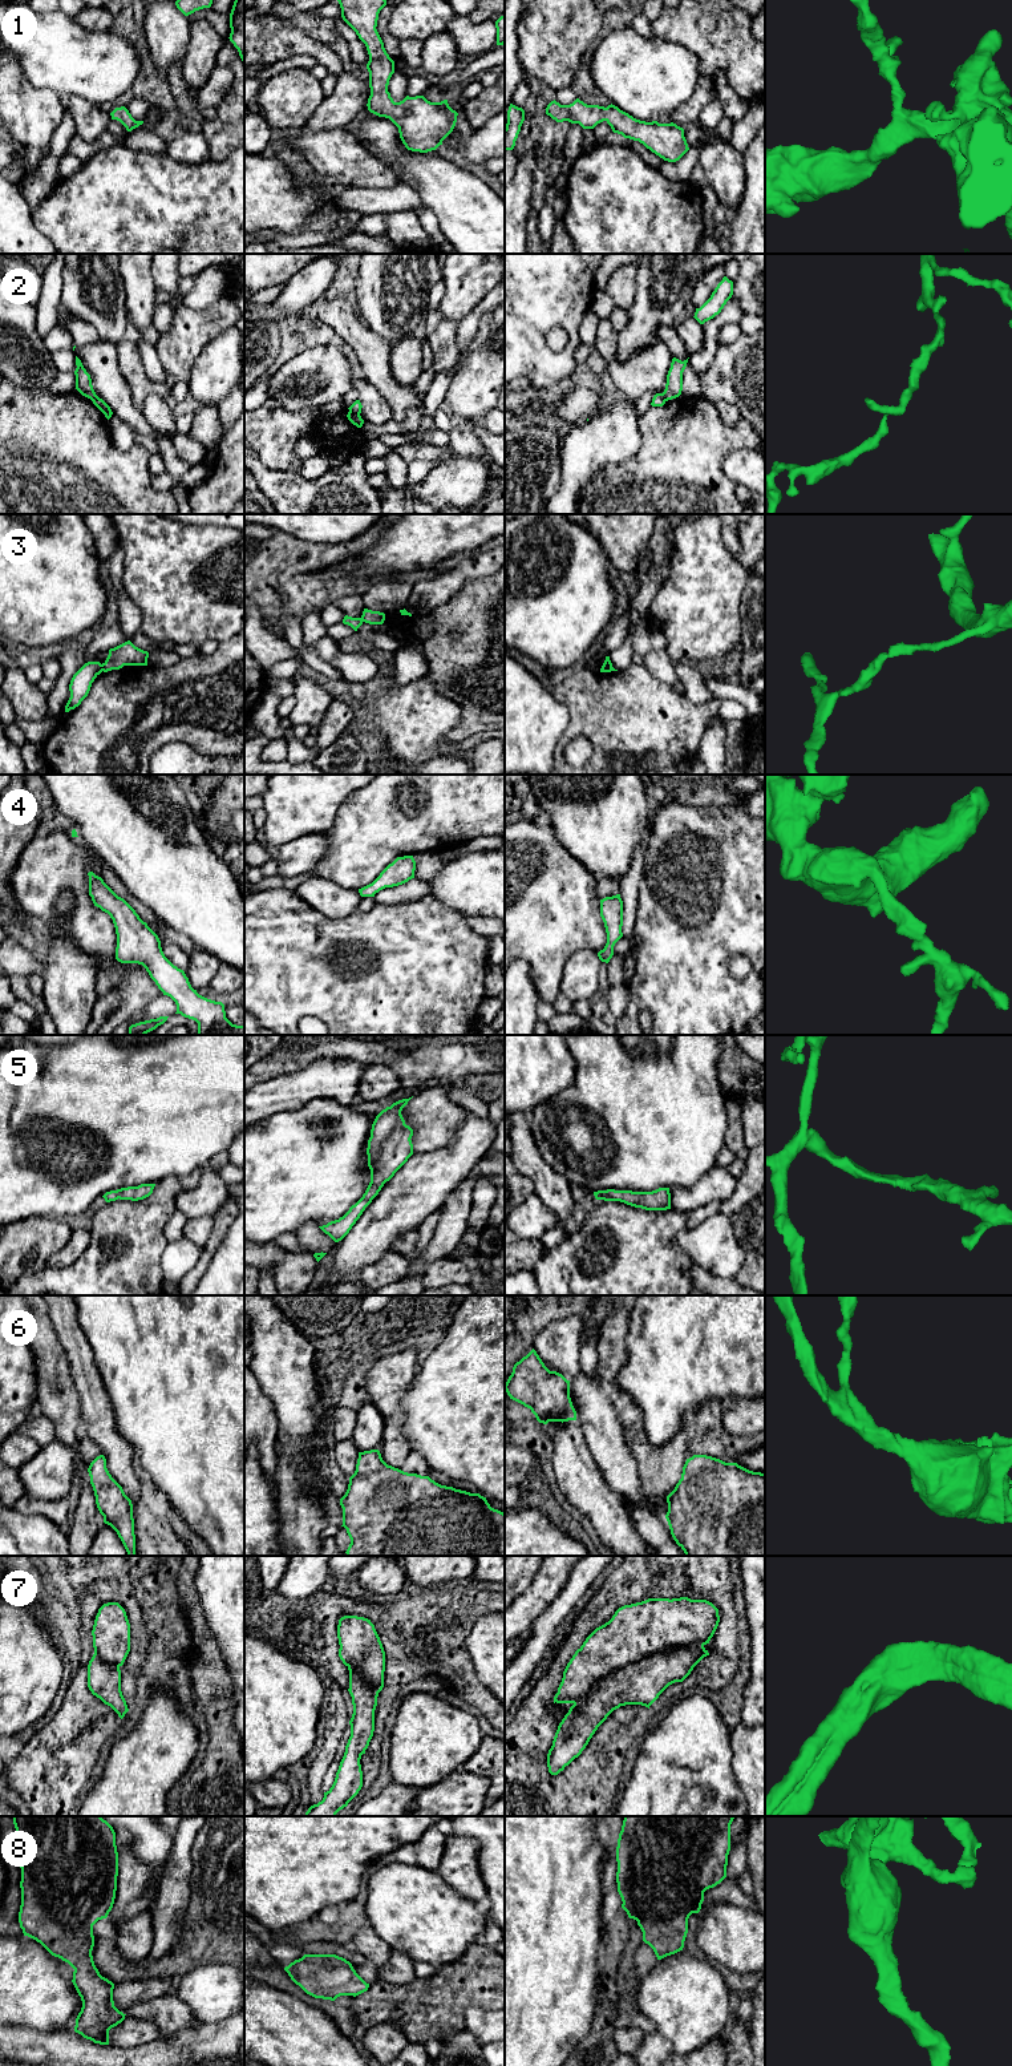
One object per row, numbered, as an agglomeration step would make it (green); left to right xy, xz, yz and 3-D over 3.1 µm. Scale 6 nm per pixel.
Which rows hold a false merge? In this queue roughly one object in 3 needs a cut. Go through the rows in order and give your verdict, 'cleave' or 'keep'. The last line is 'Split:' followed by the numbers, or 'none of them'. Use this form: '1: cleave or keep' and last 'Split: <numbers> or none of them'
1: keep
2: cleave
3: cleave
4: keep
5: keep
6: keep
7: keep
8: keep
Split: 2, 3

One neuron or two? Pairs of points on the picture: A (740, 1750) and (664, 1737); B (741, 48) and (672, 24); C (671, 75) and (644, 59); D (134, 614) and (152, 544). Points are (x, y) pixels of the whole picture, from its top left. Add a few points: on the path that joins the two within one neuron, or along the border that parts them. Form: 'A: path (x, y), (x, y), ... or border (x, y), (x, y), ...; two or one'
A: border (729, 1731), (729, 1767), (736, 1779); two
B: path (724, 49), (704, 49), (689, 36); one
C: path (664, 68), (651, 65); one
D: border (121, 578), (126, 594), (141, 613), (140, 631); two

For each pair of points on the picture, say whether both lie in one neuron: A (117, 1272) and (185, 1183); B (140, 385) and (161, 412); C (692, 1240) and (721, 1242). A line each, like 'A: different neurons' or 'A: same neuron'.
A: same neuron
B: different neurons
C: same neuron

